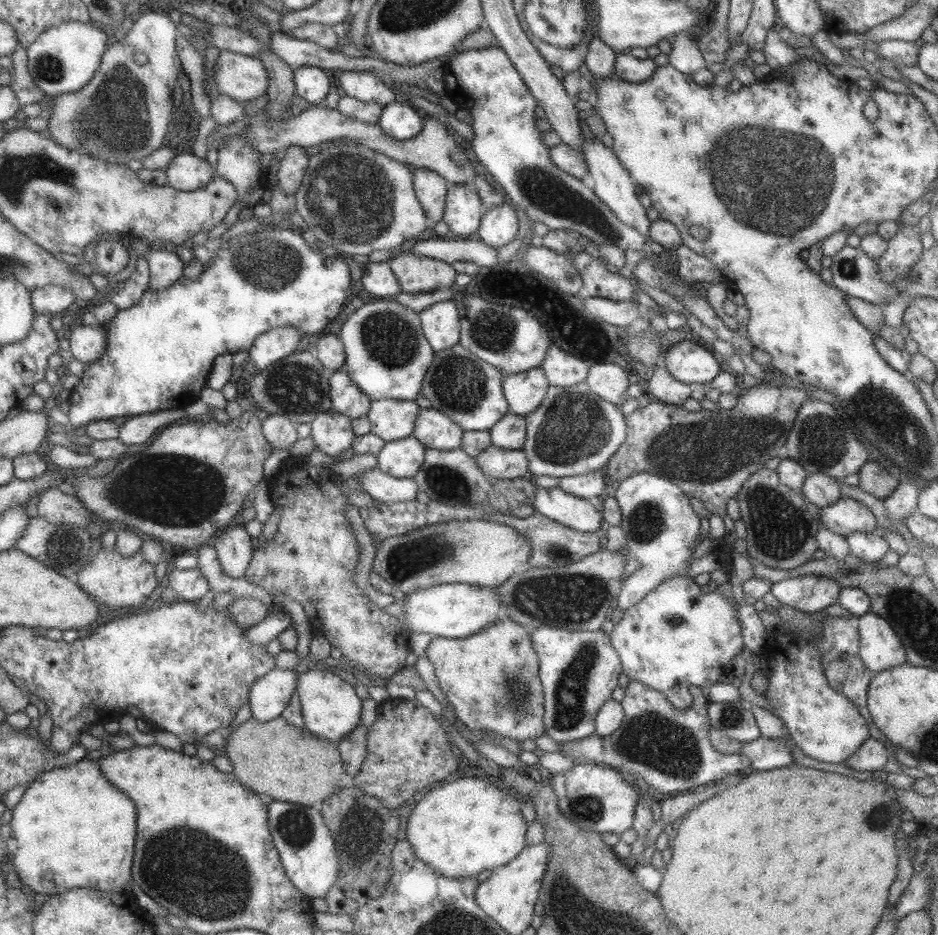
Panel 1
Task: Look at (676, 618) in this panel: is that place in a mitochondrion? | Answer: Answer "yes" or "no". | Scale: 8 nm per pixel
yes

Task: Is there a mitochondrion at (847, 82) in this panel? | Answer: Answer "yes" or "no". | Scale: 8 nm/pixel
no

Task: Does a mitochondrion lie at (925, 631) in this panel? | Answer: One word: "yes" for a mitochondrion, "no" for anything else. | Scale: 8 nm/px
yes

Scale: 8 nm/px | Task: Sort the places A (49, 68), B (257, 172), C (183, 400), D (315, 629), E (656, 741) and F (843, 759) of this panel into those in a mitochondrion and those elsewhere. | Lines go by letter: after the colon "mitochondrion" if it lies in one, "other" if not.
A: mitochondrion
B: other
C: other
D: other
E: mitochondrion
F: other

